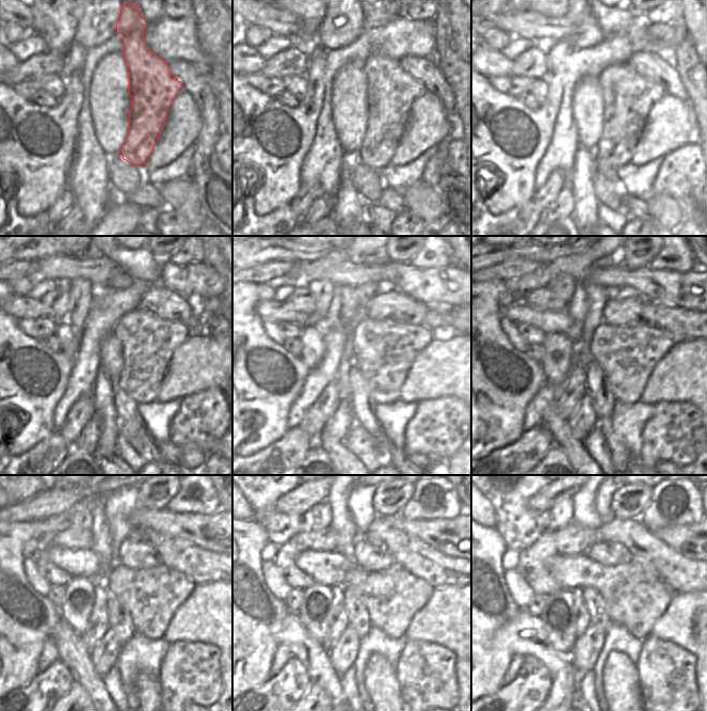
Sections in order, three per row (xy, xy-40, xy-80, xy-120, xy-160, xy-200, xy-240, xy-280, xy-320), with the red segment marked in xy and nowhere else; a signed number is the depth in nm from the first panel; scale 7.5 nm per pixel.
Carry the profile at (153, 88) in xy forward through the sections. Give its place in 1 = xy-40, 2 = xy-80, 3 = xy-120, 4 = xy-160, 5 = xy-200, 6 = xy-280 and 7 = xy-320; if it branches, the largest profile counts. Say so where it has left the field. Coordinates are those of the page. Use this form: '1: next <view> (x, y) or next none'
1: next xy-40 (390, 91)
2: next xy-80 (628, 97)
3: next xy-120 (147, 341)
4: next xy-160 (384, 350)
5: next xy-200 (627, 354)
6: next xy-280 (391, 597)
7: next xy-320 (637, 606)

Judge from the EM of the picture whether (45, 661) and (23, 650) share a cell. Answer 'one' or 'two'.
two

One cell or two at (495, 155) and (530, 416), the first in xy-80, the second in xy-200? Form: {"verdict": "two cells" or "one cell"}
{"verdict": "two cells"}

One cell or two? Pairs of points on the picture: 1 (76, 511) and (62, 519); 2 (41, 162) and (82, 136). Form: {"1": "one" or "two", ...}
{"1": "two", "2": "two"}

